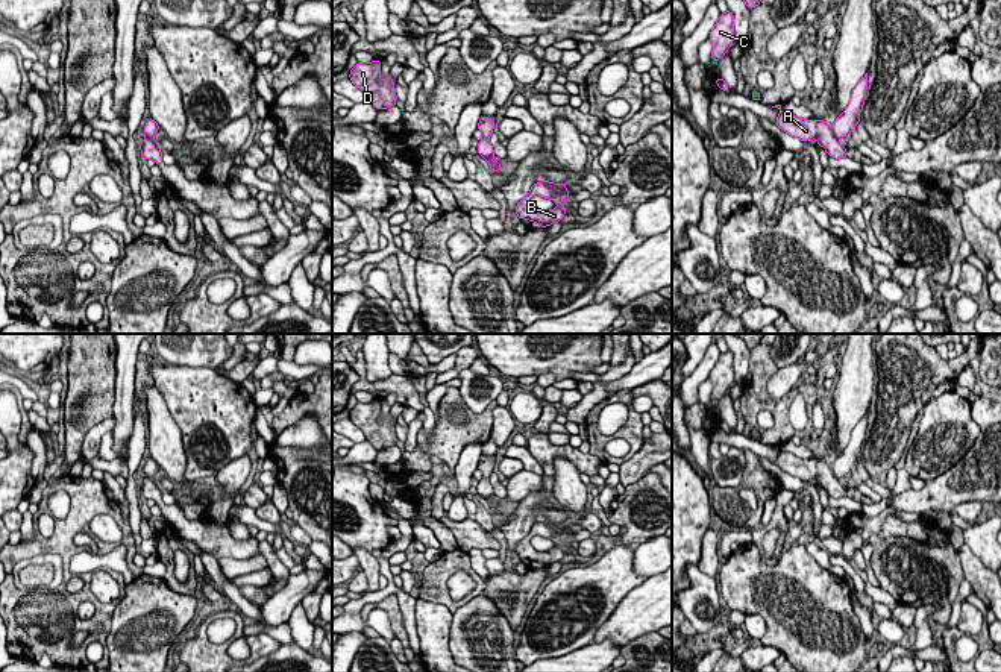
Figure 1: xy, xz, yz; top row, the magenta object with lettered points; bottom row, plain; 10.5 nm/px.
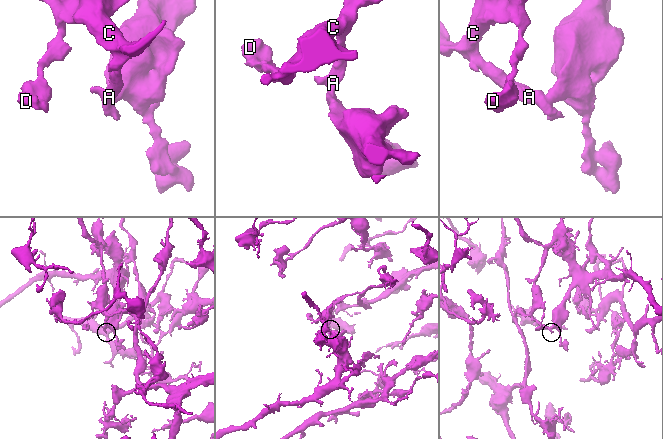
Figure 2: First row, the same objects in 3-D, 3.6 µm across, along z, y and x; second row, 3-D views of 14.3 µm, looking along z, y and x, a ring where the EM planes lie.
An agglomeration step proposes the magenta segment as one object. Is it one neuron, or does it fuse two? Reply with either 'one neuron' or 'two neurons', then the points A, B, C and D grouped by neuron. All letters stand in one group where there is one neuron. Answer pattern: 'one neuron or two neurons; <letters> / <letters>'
two neurons; A C D / B

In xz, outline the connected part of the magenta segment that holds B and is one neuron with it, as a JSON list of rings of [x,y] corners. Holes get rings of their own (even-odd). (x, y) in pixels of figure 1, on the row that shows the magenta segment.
[[[549,181],[535,182],[528,196],[523,197],[516,205],[516,215],[522,220],[526,218],[529,221],[537,221],[537,228],[548,228],[552,223],[561,221],[566,214],[564,203],[567,203],[567,197],[570,193],[567,191],[564,184],[552,184]],[[535,197],[544,197],[558,202],[560,205],[551,211],[538,212],[532,208],[531,200]]]

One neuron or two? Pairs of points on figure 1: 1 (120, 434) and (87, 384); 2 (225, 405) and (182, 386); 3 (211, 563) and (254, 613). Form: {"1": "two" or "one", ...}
{"1": "two", "2": "one", "3": "one"}

